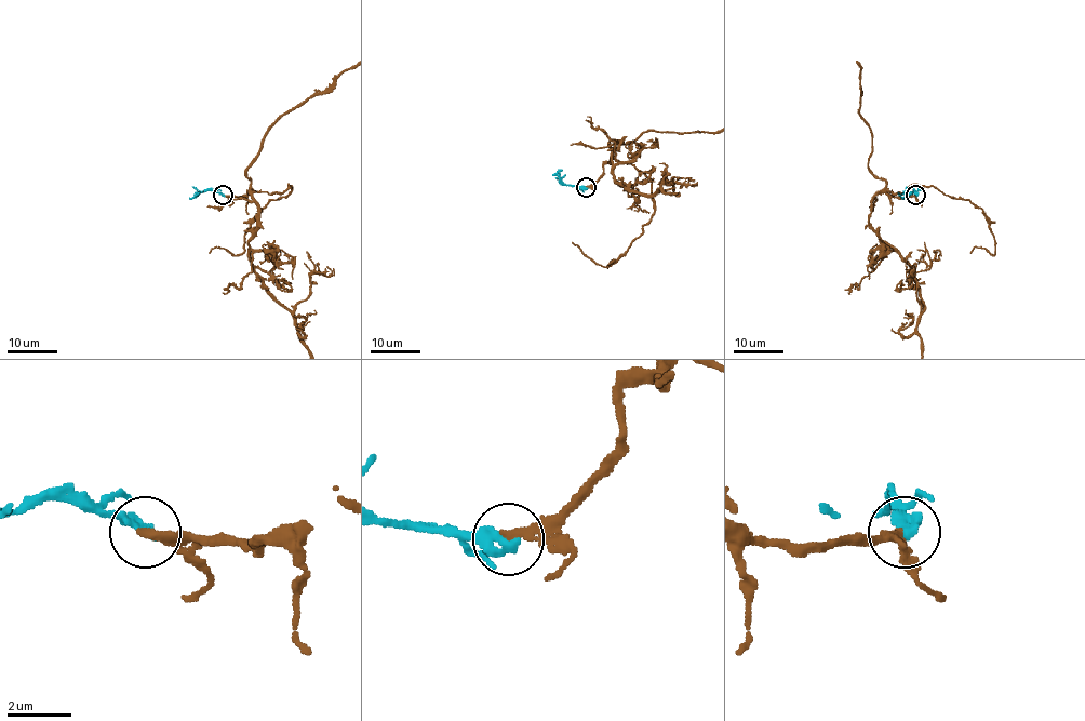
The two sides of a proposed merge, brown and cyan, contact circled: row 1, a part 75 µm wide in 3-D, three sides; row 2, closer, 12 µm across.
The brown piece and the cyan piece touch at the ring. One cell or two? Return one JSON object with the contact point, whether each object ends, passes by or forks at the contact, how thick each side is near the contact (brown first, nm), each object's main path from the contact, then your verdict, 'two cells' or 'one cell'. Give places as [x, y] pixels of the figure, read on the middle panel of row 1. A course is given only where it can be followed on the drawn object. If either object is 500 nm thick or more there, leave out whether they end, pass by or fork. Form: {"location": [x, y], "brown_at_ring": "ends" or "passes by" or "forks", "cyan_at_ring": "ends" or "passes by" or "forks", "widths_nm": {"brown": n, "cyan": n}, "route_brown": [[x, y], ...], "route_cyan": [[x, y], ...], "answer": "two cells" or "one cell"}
{"location": [586, 187], "brown_at_ring": "ends", "cyan_at_ring": "ends", "widths_nm": {"brown": 280, "cyan": 420}, "route_cyan": [[586, 187], [568, 186], [558, 170]], "answer": "one cell"}

